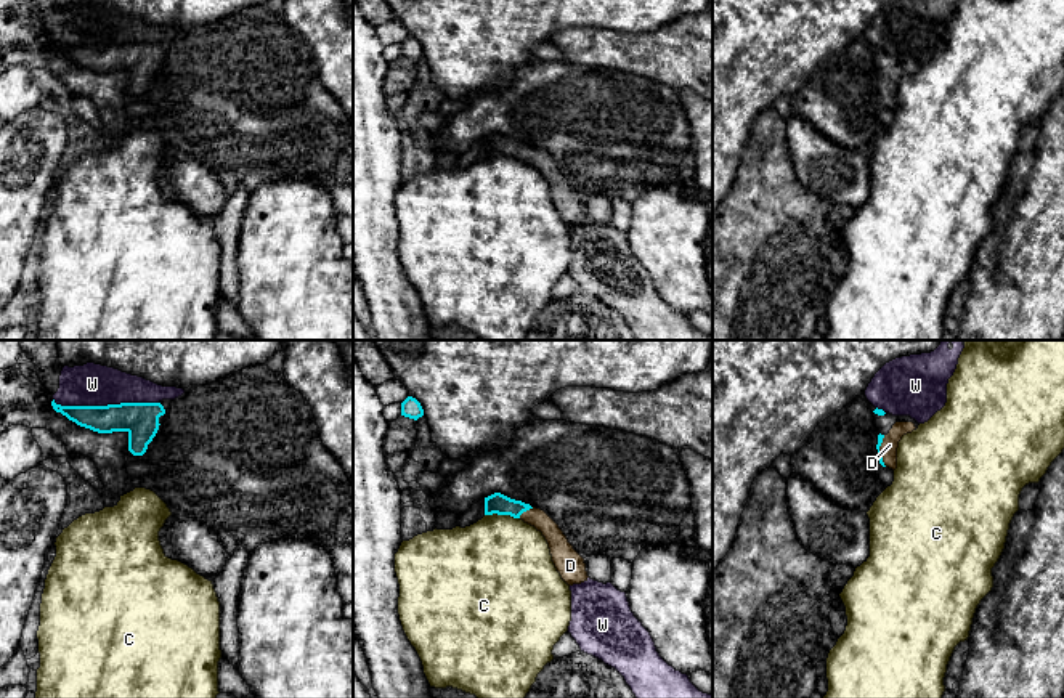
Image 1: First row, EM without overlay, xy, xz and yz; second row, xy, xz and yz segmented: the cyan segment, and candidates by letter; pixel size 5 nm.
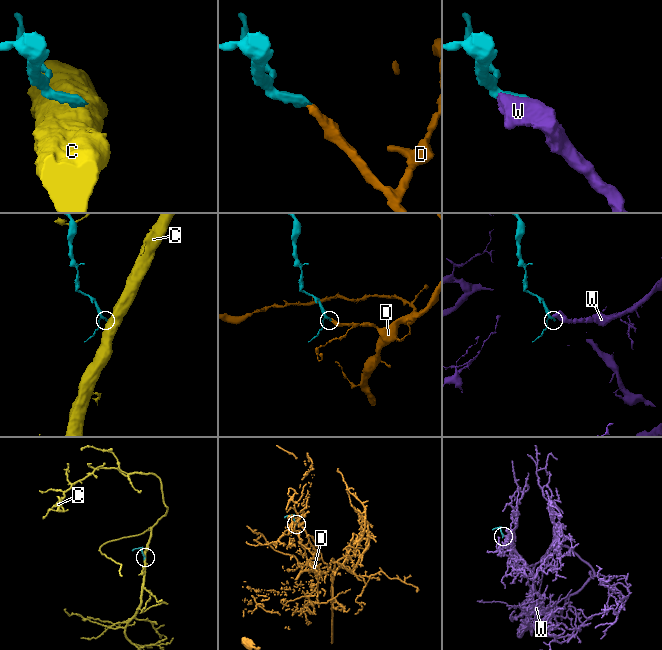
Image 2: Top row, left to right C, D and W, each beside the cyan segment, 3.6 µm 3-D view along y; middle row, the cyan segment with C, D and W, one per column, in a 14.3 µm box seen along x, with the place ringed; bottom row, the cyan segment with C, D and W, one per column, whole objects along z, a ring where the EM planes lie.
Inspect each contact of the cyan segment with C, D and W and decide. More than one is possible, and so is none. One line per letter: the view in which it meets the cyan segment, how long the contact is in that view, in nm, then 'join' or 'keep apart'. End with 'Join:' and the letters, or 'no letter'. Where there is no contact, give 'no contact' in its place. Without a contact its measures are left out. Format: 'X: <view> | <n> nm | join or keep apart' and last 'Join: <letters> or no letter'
C: xz | 180 nm | keep apart
D: xz | 90 nm | join
W: xy | 550 nm | keep apart
Join: D

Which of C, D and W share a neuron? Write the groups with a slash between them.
C / D / W

